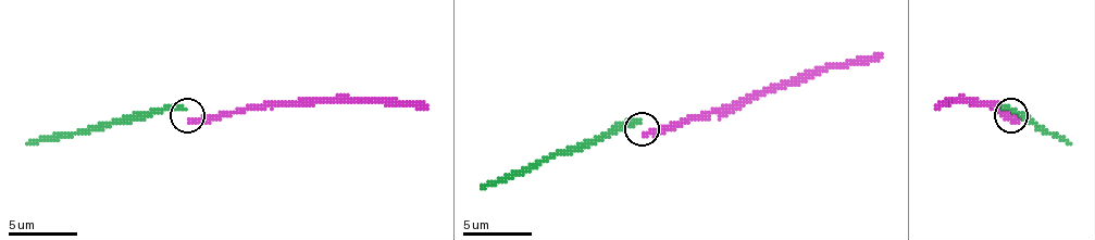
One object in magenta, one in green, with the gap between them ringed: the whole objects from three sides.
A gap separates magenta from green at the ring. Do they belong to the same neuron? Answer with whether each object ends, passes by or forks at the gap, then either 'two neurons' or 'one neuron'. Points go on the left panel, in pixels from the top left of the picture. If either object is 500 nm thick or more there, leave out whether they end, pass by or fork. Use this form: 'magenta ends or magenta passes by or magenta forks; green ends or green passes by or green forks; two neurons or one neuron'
magenta ends; green ends; two neurons

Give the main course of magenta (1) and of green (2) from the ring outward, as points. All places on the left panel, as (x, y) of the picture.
1: (189, 120), (210, 120), (258, 105), (413, 102), (427, 109)
2: (185, 109), (161, 109), (26, 143)

